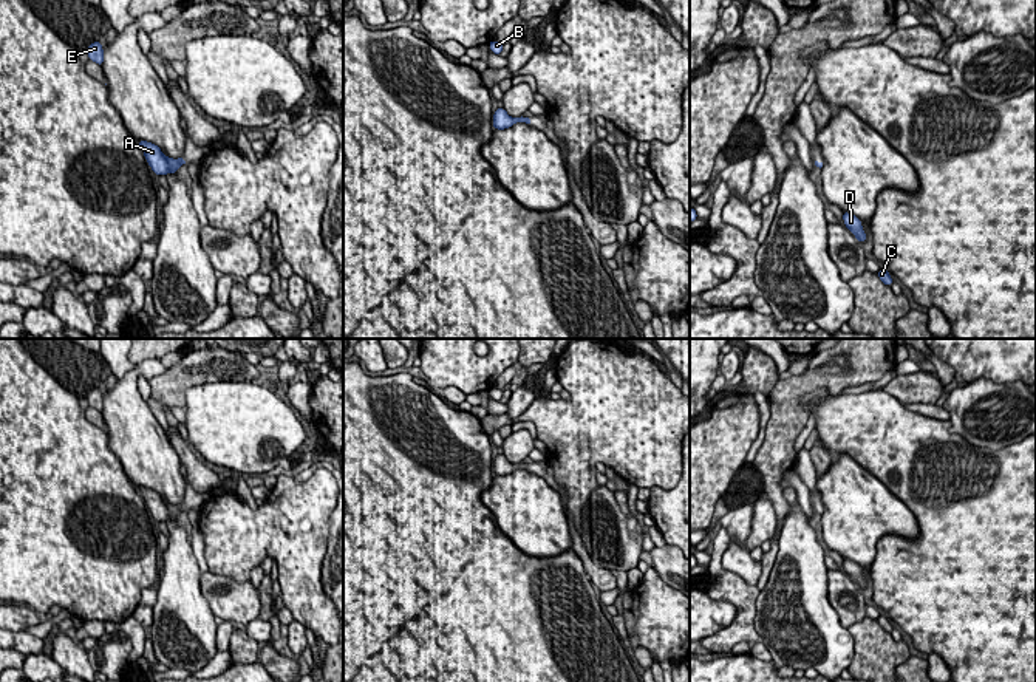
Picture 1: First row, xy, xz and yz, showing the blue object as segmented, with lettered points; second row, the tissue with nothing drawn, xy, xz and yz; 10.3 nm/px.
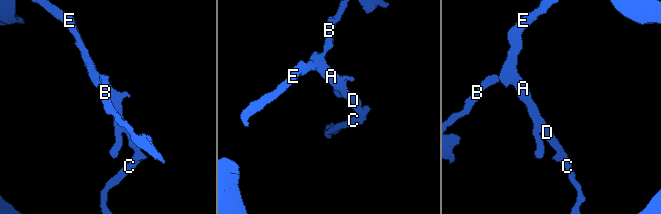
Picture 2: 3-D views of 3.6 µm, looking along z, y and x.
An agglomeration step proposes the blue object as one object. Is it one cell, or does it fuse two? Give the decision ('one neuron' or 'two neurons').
one neuron

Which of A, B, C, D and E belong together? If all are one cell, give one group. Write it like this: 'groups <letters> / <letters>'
groups A B C D E

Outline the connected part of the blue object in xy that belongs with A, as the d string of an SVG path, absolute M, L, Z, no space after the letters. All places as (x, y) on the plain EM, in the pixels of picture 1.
M138 487L138 492L142 495L147 510L158 523L159 521L165 523L167 520L176 520L182 510L187 512L187 507L184 504L178 506L169 504L161 498L158 492L152 489Z

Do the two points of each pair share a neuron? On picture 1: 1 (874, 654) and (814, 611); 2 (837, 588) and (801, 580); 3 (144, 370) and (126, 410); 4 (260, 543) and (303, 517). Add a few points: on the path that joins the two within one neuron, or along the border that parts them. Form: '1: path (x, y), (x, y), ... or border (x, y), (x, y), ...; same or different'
1: border (848, 628), (854, 648), (854, 659), (849, 665); different
2: border (826, 569), (828, 602), (840, 619); different
3: path (133, 376), (126, 388), (126, 399); same
4: path (271, 532), (288, 528), (293, 523); same

